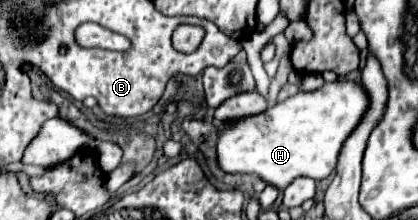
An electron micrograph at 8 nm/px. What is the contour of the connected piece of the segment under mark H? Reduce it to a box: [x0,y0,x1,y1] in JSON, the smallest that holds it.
[218,80,370,190]

